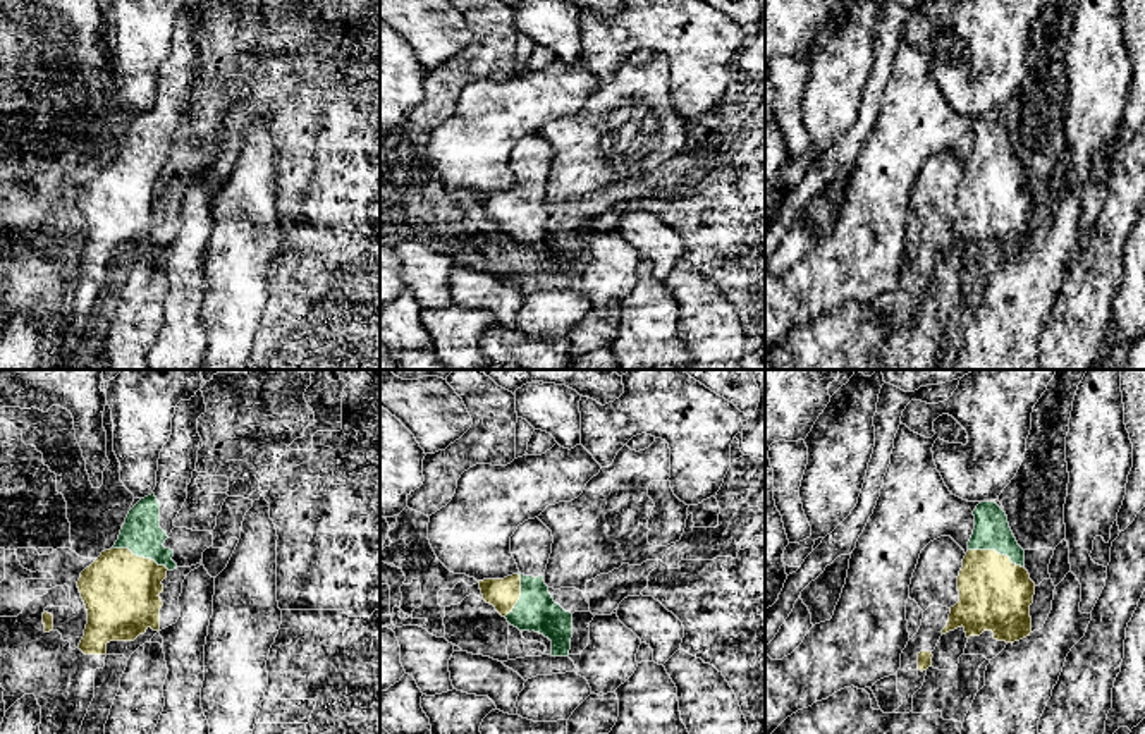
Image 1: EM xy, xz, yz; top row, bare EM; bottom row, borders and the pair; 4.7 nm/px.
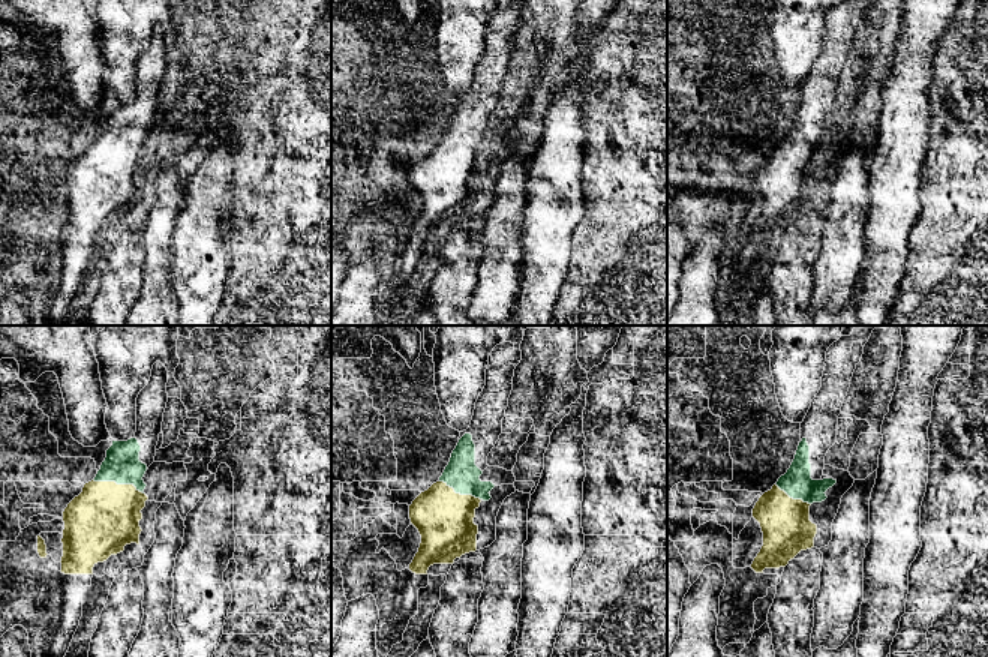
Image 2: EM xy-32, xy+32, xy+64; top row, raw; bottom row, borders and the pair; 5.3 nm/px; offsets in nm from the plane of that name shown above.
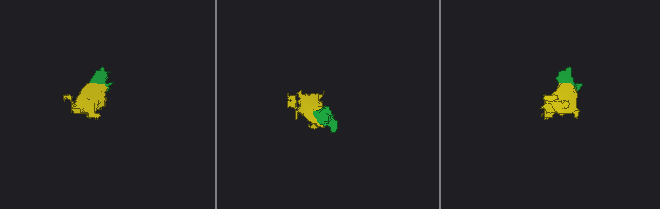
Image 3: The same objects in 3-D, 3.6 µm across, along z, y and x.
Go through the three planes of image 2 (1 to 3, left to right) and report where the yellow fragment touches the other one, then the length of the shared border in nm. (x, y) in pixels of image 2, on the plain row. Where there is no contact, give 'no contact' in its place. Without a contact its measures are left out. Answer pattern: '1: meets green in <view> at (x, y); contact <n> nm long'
1: meets green in xy-32 at (119, 147); contact 280 nm long
2: meets green in xy+32 at (461, 158); contact 240 nm long
3: meets green in xy+64 at (793, 162); contact 220 nm long

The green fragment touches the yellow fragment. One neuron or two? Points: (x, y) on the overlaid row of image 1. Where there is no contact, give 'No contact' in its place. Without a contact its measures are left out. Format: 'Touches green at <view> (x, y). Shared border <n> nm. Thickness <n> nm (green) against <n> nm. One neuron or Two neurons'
Touches green at yz (996, 550). Shared border 280 nm. Thickness 170 nm (green) against 340 nm. One neuron

